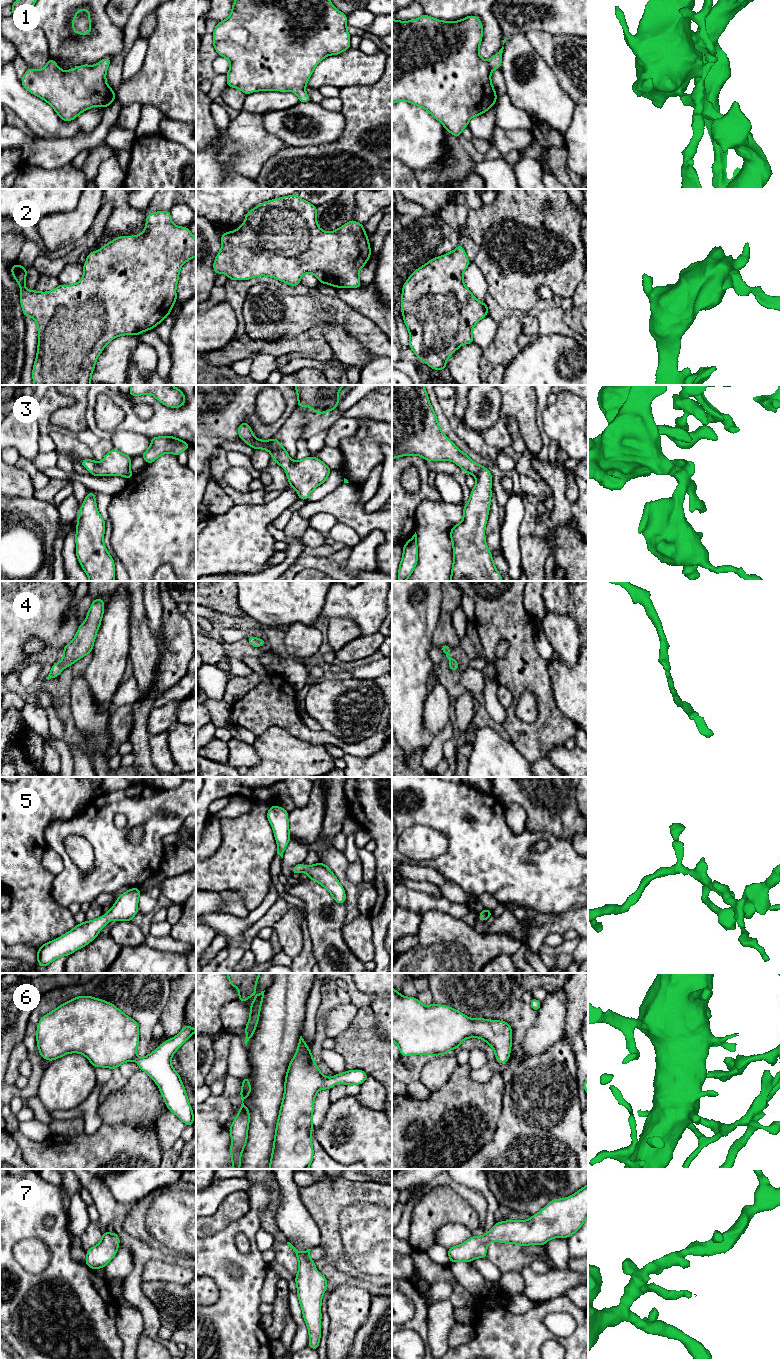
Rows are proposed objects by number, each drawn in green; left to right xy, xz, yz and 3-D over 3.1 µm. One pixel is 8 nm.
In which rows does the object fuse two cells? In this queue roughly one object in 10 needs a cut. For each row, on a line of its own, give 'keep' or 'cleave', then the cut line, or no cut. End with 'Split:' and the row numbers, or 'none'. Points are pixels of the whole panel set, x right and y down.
1: keep; no cut
2: keep; no cut
3: keep; no cut
4: keep; no cut
5: keep; no cut
6: keep; no cut
7: keep; no cut
Split: none

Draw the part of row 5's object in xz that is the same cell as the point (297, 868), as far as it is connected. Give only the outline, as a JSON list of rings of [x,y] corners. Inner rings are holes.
[[[316,863],[311,866],[304,866],[296,864],[292,871],[294,875],[303,871],[308,875],[309,879],[318,882],[321,886],[326,888],[336,903],[343,904],[346,901],[344,887],[339,883],[333,872],[324,863]]]

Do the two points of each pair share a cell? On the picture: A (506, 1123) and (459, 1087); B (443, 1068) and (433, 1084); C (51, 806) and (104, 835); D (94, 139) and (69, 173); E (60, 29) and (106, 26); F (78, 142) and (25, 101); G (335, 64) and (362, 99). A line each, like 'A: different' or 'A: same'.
A: different
B: same
C: different
D: different
E: same
F: different
G: different

